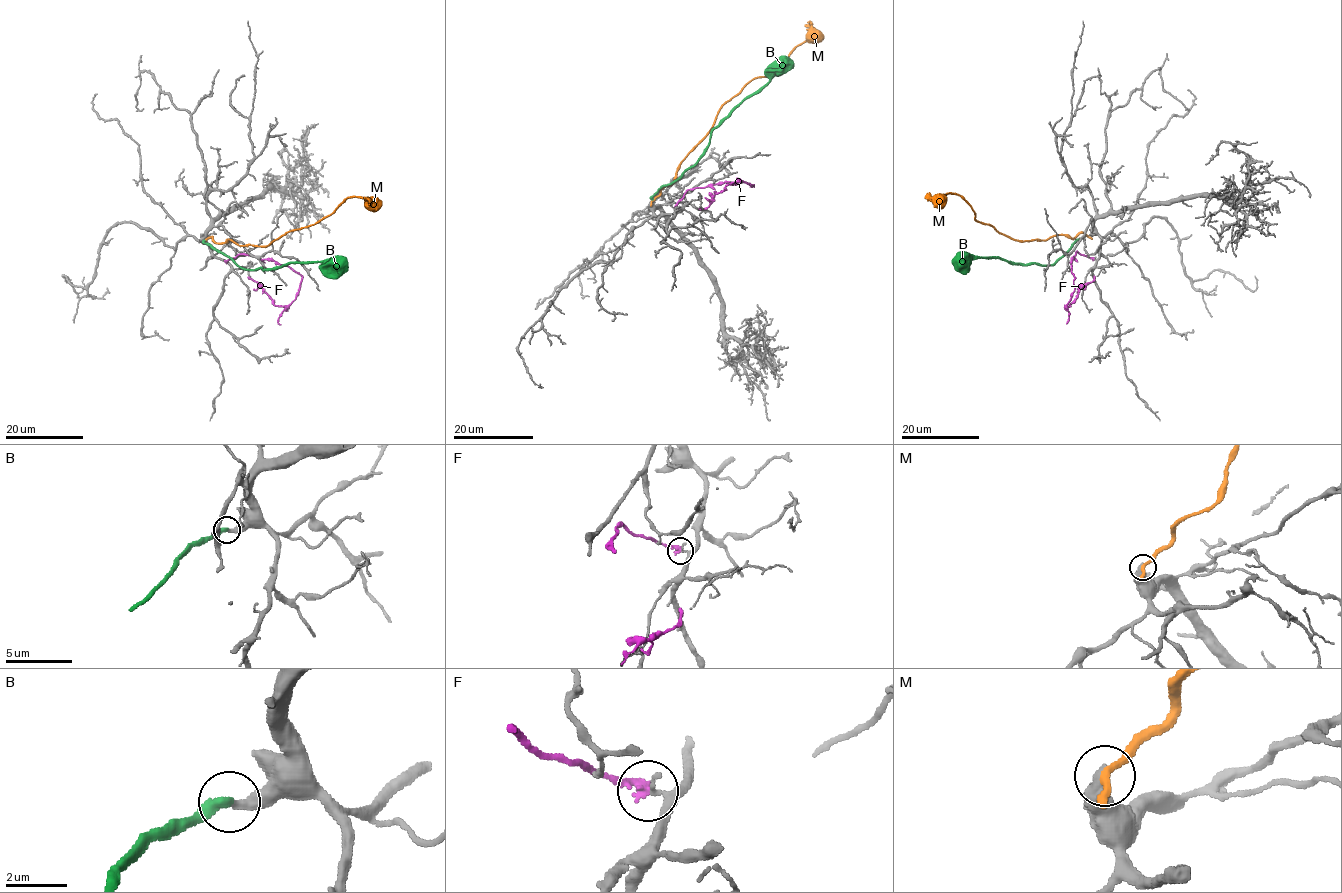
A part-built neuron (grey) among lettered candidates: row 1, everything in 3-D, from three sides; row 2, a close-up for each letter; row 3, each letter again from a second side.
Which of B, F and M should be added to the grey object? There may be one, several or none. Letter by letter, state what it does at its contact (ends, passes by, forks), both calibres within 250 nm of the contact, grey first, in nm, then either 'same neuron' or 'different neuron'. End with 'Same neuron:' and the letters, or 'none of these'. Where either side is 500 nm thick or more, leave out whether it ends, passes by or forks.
B: it ends | 360/400 nm | same neuron
F: it ends | 200/280 nm | different neuron
M: it ends | 480/360 nm | different neuron
Same neuron: B

